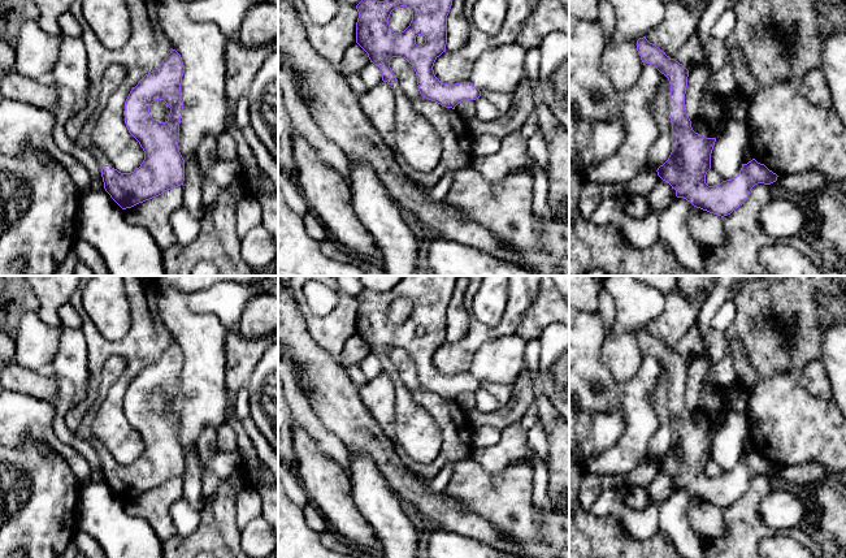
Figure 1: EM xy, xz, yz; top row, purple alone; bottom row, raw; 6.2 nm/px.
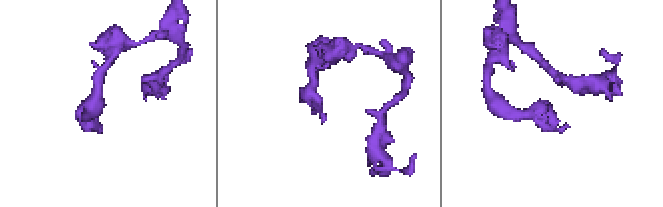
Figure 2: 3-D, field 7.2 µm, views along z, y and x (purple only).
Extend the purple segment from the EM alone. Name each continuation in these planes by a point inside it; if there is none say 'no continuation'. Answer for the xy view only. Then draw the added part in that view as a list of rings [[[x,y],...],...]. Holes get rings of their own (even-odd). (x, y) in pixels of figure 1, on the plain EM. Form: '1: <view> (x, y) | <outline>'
1: xy (116, 364) | [[[112,355],[104,364],[101,371],[101,381],[100,381],[100,389],[97,398],[95,403],[92,405],[91,410],[84,416],[83,421],[79,425],[79,429],[75,432],[75,436],[81,440],[88,441],[94,449],[97,451],[100,457],[112,457],[109,450],[92,434],[91,431],[91,420],[95,414],[95,406],[97,402],[101,402],[109,388],[116,384],[116,381],[121,377],[121,375],[125,372],[127,367],[127,360],[121,355]],[[114,459],[116,460],[116,459]]]

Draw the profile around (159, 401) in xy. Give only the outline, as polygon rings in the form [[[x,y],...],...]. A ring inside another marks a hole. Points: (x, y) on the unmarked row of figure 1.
[[[156,392],[149,397],[149,406],[159,414],[166,414],[170,405],[170,399],[164,392]]]

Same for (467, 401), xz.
[[[474,392],[461,393],[455,398],[455,402],[465,411],[470,411],[476,408],[477,395]]]

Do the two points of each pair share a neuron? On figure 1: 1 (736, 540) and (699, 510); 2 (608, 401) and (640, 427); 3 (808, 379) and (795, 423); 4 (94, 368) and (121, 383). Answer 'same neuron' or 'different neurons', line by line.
1: different neurons
2: same neuron
3: different neurons
4: same neuron

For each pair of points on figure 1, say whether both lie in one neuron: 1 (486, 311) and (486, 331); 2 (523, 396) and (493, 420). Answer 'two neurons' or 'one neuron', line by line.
1: two neurons
2: one neuron

